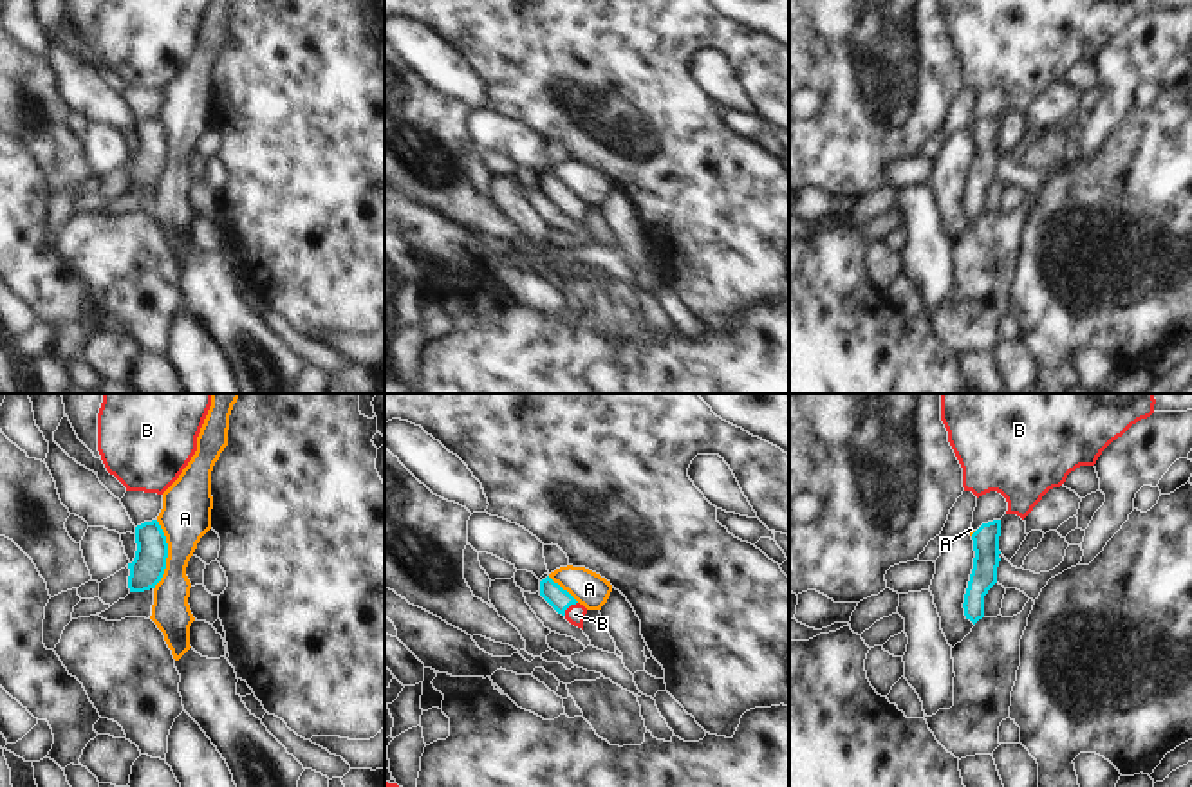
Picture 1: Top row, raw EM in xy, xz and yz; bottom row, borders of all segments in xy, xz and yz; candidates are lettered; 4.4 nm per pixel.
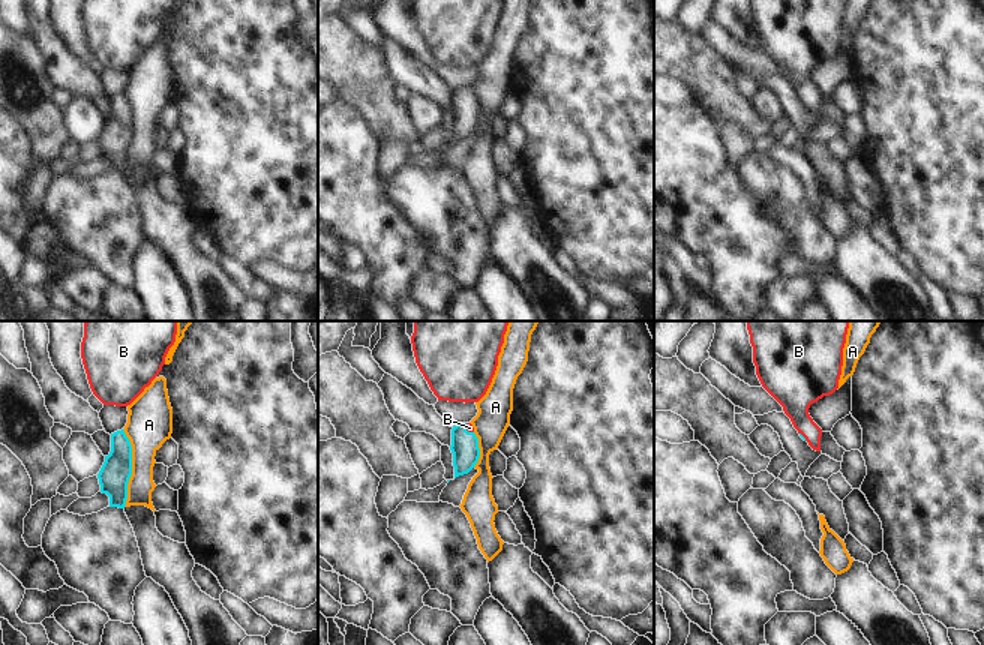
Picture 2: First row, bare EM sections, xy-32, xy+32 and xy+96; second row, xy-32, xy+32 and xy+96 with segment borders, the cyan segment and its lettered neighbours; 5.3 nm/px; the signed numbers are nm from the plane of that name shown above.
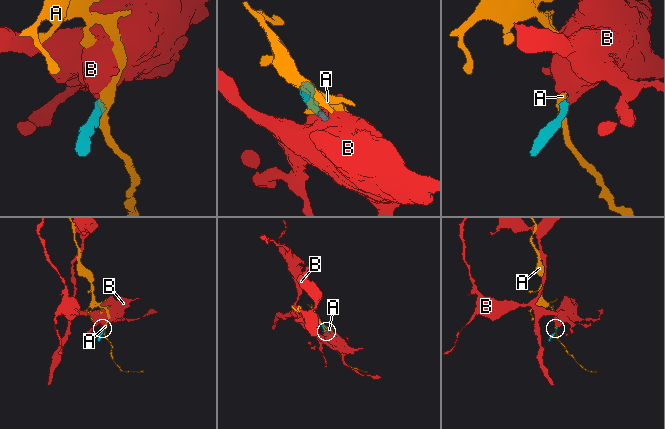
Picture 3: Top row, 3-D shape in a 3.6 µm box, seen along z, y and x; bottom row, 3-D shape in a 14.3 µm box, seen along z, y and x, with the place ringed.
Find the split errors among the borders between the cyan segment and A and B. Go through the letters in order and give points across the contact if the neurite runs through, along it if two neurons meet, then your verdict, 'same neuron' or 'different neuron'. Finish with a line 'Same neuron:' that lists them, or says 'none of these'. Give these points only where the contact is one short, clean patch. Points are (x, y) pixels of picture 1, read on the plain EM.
A: along xy (158, 116), (167, 139), (167, 163), (154, 185) | different neuron
B: across xz (560, 195), (569, 201), (575, 210) | same neuron
Same neuron: B

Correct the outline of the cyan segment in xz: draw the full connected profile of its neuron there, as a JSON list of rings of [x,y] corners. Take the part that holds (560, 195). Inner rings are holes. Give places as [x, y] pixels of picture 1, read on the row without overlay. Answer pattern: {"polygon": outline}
{"polygon": [[[549,171],[540,177],[540,191],[571,220],[583,226],[587,204],[580,200],[567,186],[563,186]]]}

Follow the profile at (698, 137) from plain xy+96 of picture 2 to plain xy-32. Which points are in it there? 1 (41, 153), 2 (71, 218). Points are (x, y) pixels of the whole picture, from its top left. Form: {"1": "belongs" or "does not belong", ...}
{"1": "does not belong", "2": "does not belong"}

